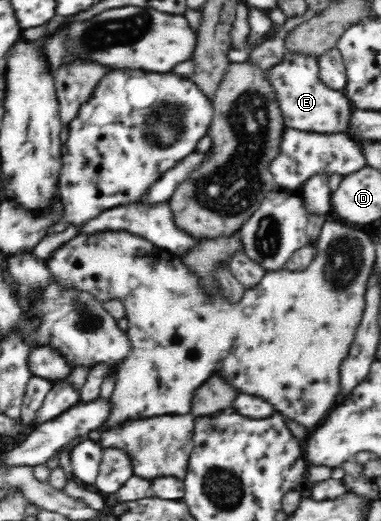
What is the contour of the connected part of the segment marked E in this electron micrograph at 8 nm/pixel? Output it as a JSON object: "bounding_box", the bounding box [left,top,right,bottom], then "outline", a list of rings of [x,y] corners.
{"bounding_box":[266,52,353,134],"outline":[[[286,52],[283,59],[266,71],[269,82],[273,84],[281,112],[285,117],[285,125],[293,129],[321,134],[344,133],[353,107],[343,92],[337,92],[319,80],[319,66],[313,55],[291,54]]]}

